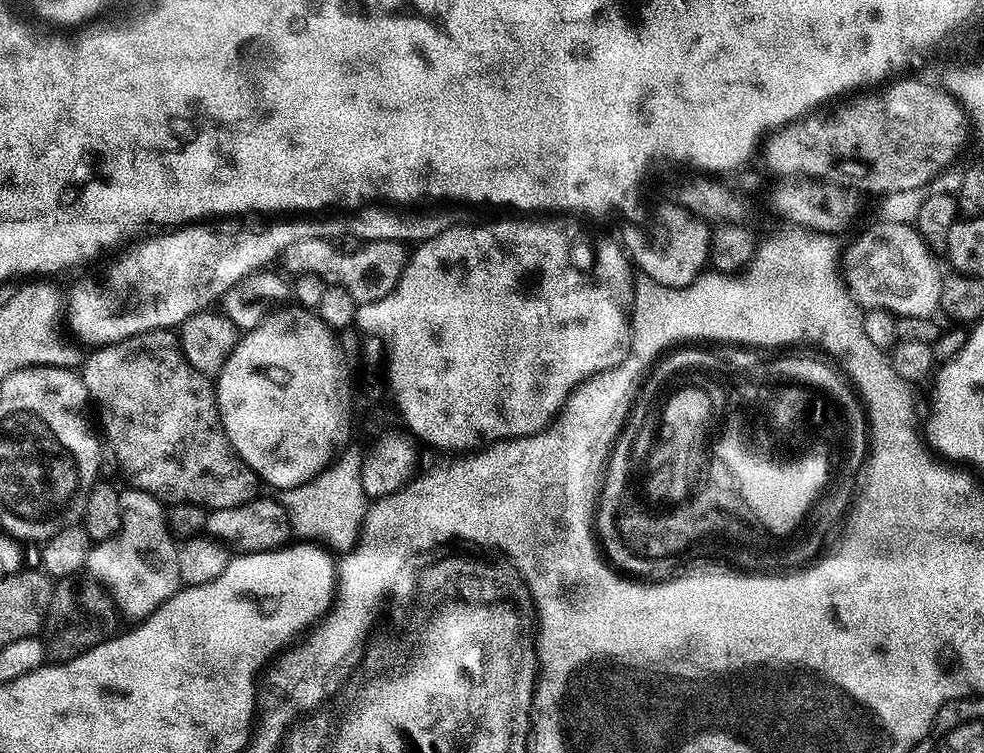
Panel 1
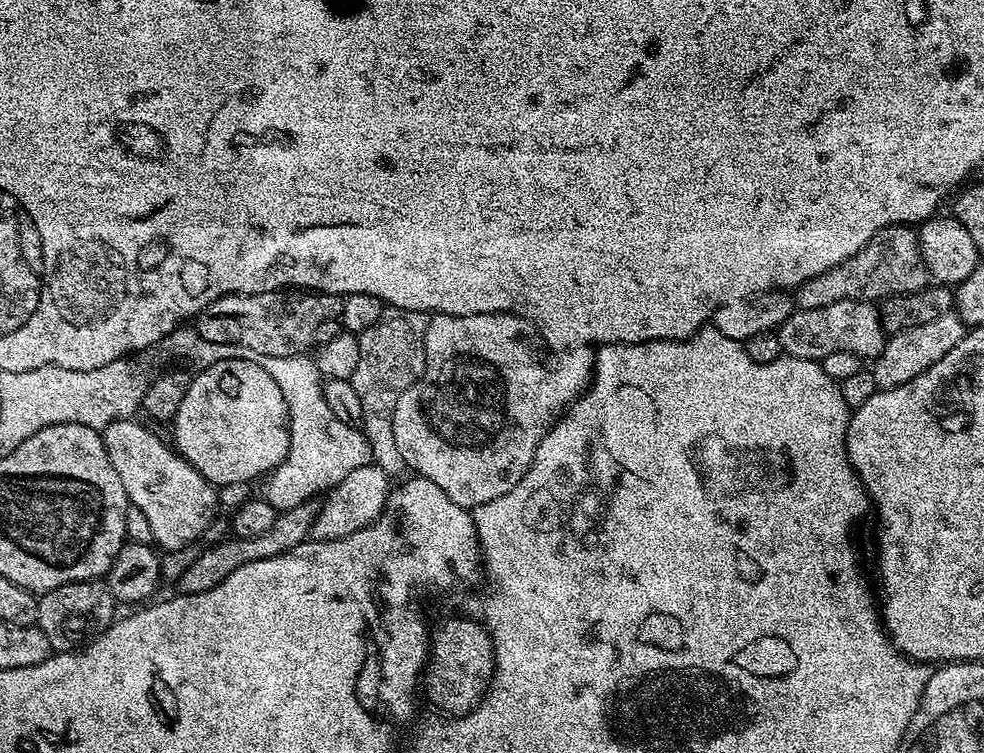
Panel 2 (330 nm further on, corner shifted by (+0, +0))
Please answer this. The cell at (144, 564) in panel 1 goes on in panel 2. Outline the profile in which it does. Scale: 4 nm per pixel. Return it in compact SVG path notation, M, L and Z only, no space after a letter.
M136 418L116 420L102 430L106 454L114 470L118 470L118 478L122 478L129 505L146 514L146 522L154 530L154 541L161 549L196 544L217 515L217 489L197 468L187 464L179 452L169 445L168 449L138 421Z

